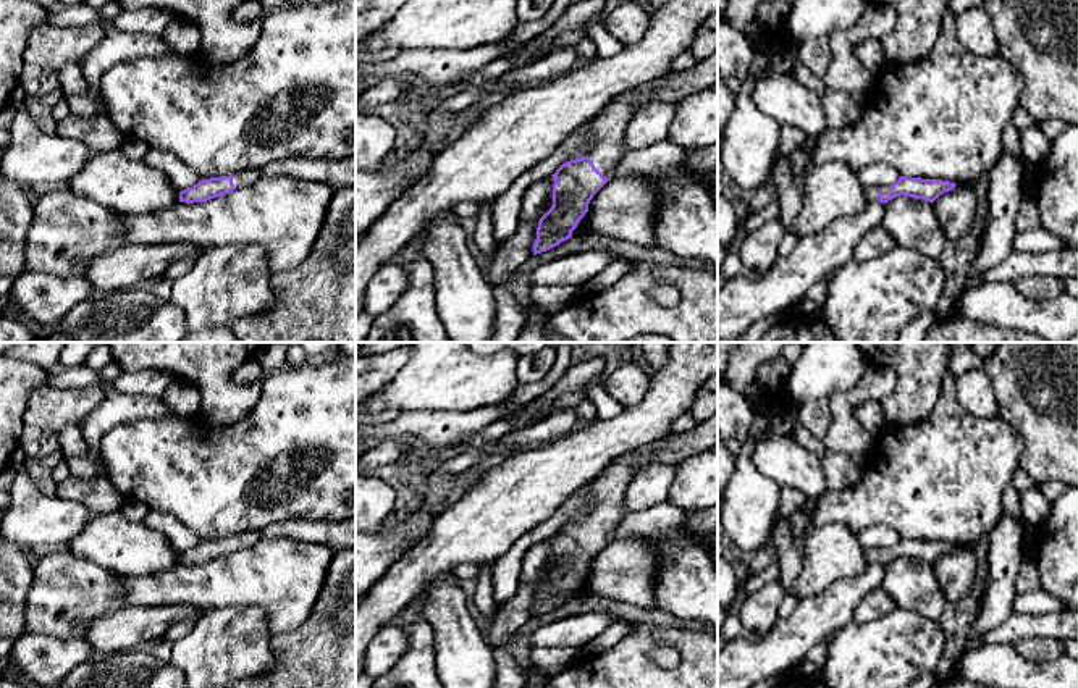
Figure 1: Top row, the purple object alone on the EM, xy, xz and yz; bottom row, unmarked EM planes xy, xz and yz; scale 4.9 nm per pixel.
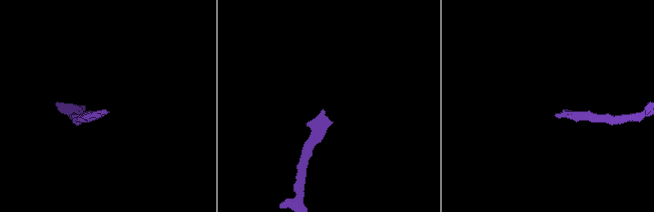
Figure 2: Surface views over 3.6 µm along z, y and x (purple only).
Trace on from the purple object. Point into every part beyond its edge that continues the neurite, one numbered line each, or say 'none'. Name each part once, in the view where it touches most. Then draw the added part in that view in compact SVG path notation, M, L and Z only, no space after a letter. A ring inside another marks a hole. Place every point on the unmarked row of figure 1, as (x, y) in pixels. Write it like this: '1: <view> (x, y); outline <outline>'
1: xz (606, 491); outline M653 443L625 454L590 483L592 510L587 518L603 538L611 541L616 526L627 514L622 506L624 493L638 472L656 464L650 460L650 452L656 447Z

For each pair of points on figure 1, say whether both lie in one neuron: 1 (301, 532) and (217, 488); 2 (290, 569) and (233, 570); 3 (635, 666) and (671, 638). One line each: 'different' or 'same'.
1: different
2: same
3: same

